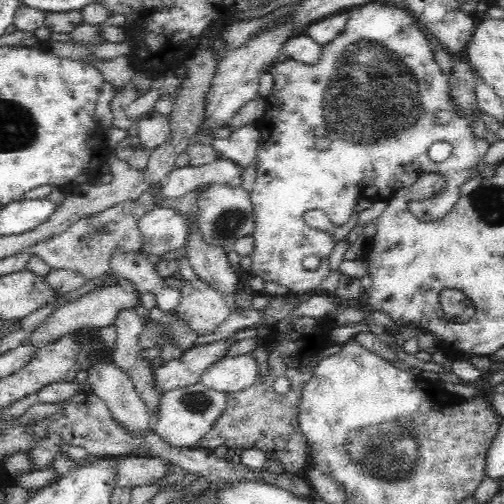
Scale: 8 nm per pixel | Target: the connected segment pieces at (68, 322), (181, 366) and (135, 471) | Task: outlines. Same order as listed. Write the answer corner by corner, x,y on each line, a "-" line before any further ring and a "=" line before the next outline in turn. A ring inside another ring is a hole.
122,280
117,285
96,287
81,298
72,300
58,308
39,325
36,332
32,333
28,344
38,349
58,341
68,334
75,334
76,330
84,330
85,327
99,330
111,326
122,310
135,310
139,304
139,298
136,287
130,281
=
235,340
201,343
184,351
178,359
168,360
156,368
155,380
161,391
180,389
201,382
201,377
214,362
225,357
=
123,455
118,458
116,467
116,486
151,485
168,475
170,462
158,457
137,457

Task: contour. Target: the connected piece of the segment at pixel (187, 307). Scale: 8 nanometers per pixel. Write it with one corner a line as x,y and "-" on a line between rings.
181,279
181,302
176,315
187,322
197,337
212,334
231,314
229,299
200,279

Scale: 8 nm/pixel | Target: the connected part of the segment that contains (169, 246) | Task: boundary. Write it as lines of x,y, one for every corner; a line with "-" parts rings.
155,206
138,220
138,229
142,233
140,250
146,255
162,256
165,252
183,248
192,227
188,215
182,215
172,207

